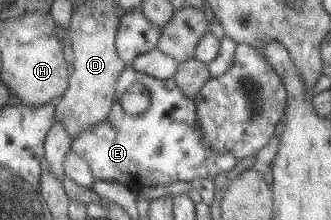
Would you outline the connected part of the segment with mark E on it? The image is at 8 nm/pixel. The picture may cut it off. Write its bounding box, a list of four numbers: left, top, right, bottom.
[72,66,240,193]

